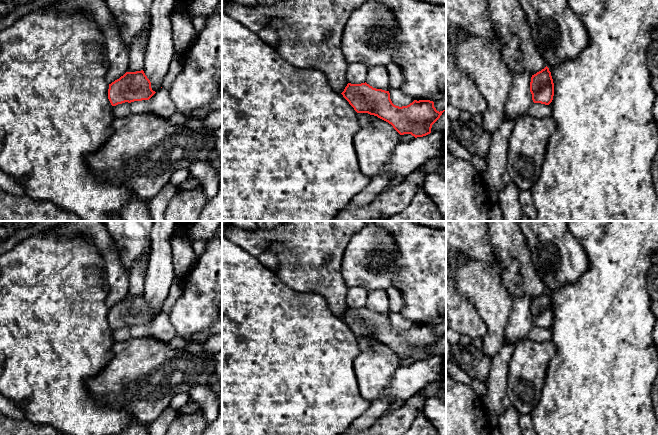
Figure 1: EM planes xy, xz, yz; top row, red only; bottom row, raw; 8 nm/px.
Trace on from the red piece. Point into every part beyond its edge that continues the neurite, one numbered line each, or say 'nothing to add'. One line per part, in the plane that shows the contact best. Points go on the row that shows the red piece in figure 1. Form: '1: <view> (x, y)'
nothing to add

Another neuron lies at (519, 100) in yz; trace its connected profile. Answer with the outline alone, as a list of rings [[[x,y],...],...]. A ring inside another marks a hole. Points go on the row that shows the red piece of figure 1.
[[[529,71],[513,75],[512,86],[505,104],[504,121],[518,119],[527,114],[527,110],[533,103],[530,92],[531,77]]]

